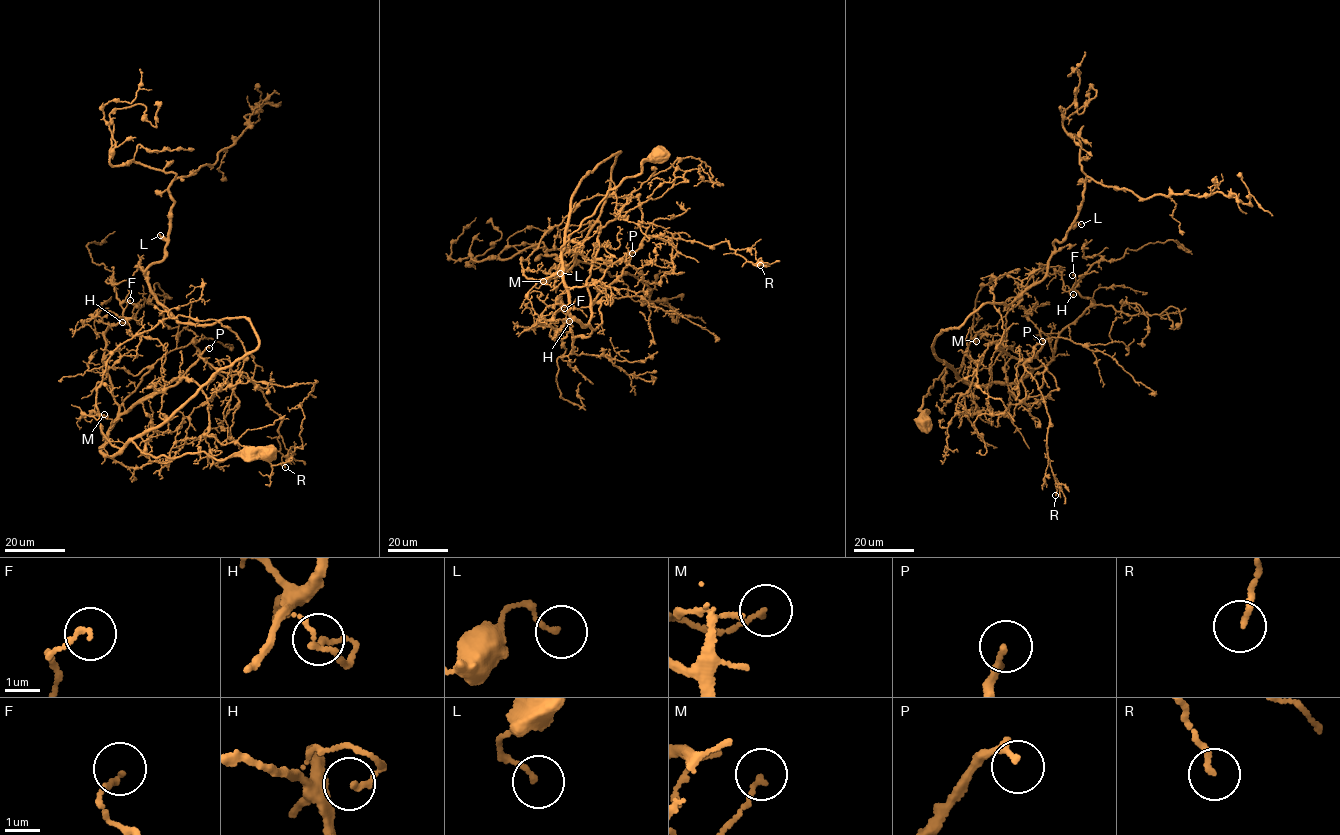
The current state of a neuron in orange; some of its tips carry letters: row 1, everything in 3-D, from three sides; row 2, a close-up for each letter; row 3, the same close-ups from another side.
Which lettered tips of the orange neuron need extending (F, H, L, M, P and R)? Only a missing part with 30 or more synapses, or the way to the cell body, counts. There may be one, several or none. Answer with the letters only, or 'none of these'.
P

